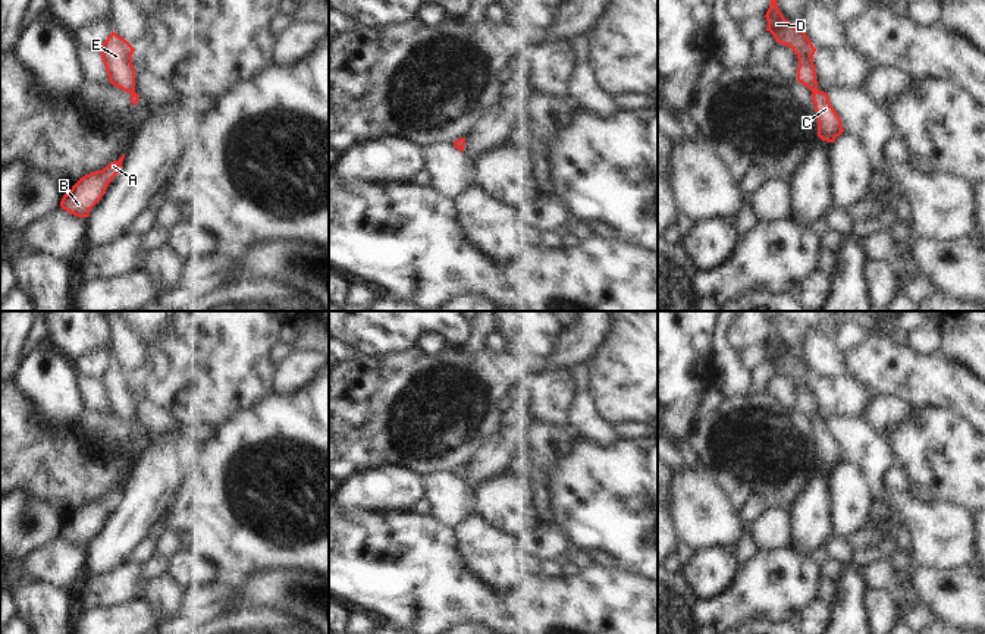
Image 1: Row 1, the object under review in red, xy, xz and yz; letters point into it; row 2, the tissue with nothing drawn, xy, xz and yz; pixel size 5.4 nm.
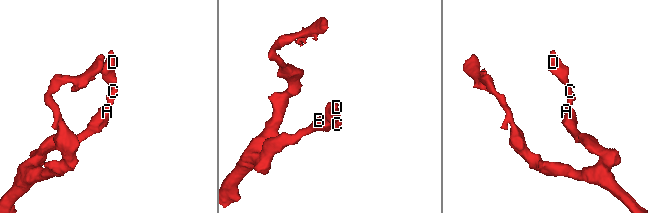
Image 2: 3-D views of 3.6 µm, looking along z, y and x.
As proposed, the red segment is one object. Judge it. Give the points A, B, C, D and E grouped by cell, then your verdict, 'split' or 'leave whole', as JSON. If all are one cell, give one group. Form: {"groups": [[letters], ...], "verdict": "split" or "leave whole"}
{"groups": [["A", "B", "C", "D", "E"]], "verdict": "leave whole"}

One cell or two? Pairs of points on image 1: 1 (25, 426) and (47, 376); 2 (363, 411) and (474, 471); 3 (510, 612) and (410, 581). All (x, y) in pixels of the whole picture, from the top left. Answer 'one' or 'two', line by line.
1: two
2: two
3: one

